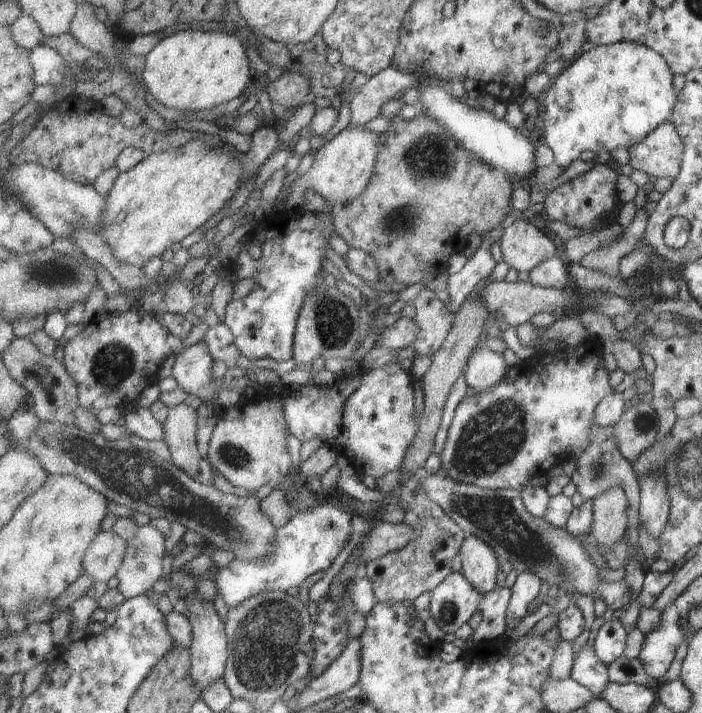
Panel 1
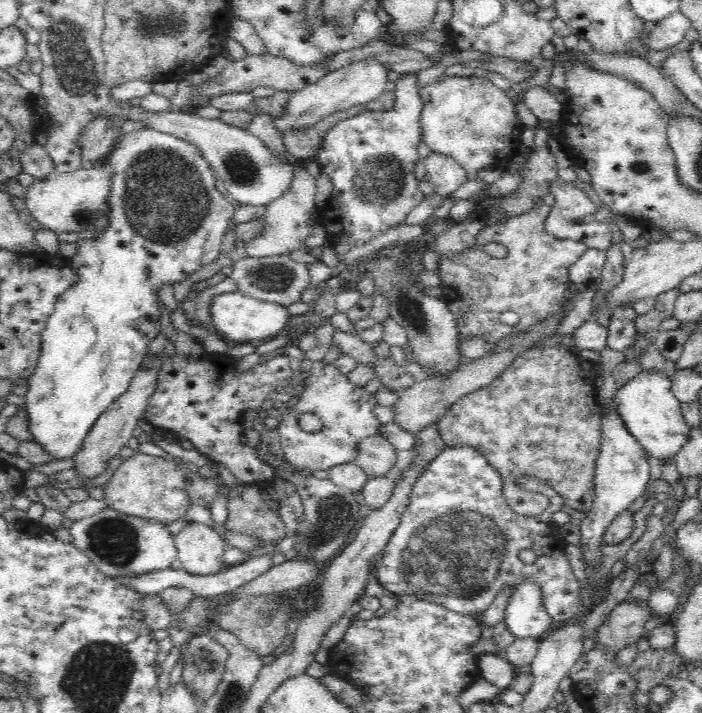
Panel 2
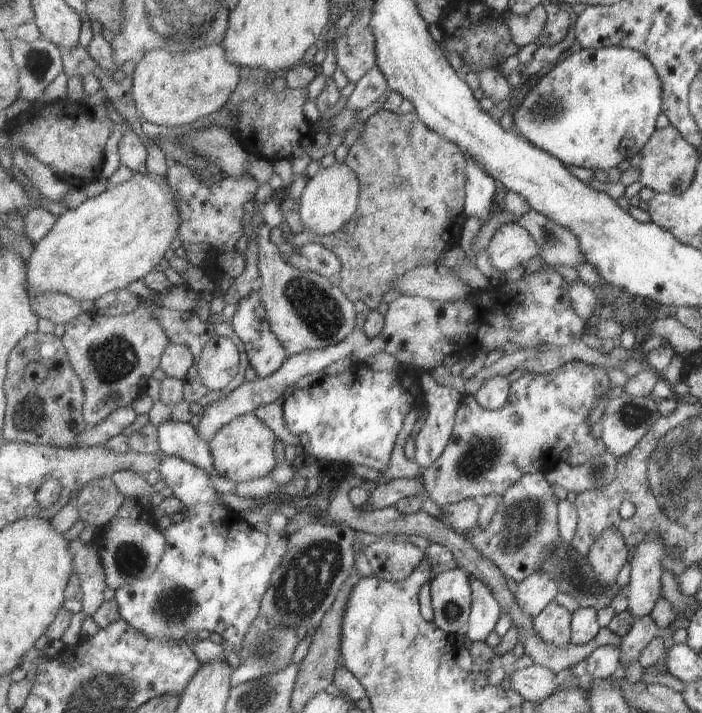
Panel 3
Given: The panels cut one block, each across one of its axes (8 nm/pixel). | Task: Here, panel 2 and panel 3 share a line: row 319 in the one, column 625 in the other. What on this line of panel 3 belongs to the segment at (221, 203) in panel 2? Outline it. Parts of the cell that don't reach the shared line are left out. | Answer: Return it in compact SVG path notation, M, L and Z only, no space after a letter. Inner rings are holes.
M627 47L580 49L559 59L547 76L542 77L523 104L517 108L517 127L533 146L539 146L564 166L609 170L640 152L655 130L655 118L661 114L661 84L653 66L643 54Z

